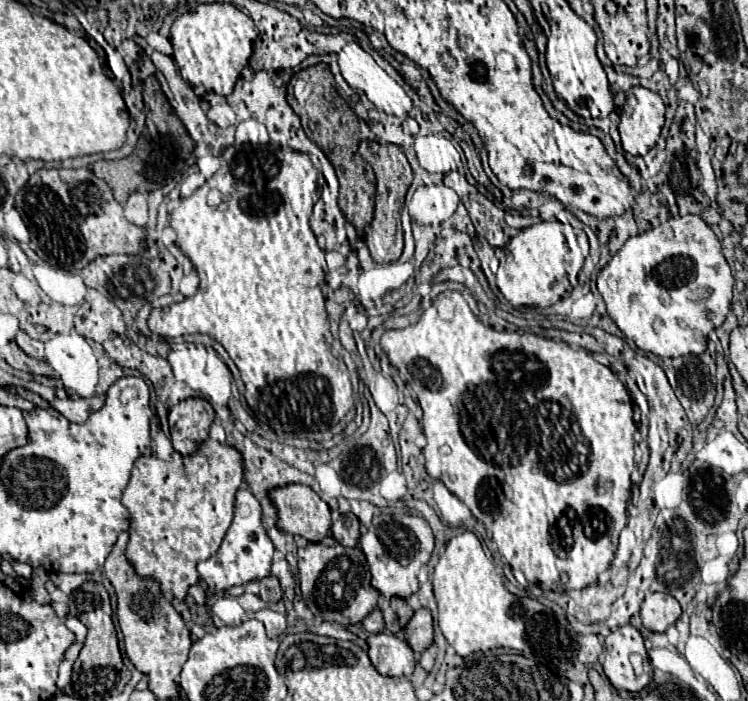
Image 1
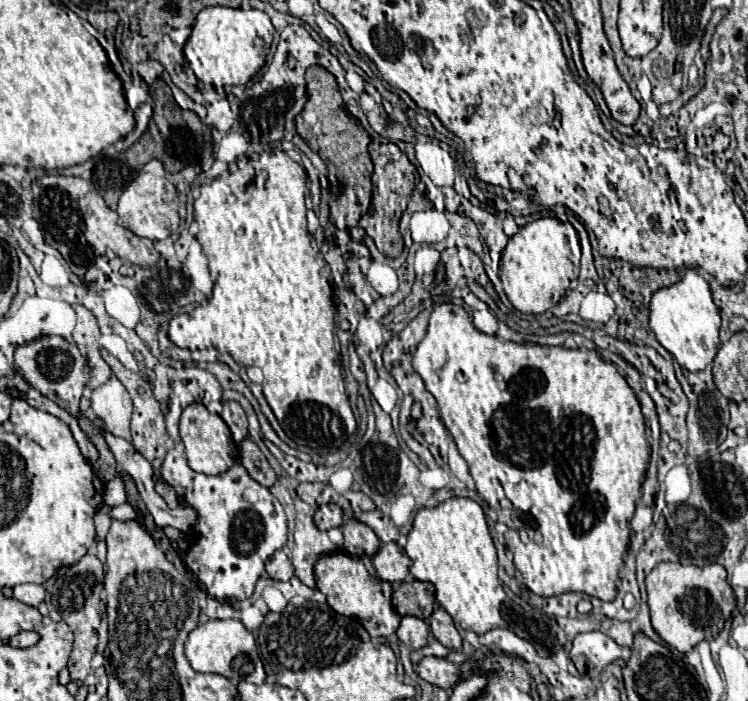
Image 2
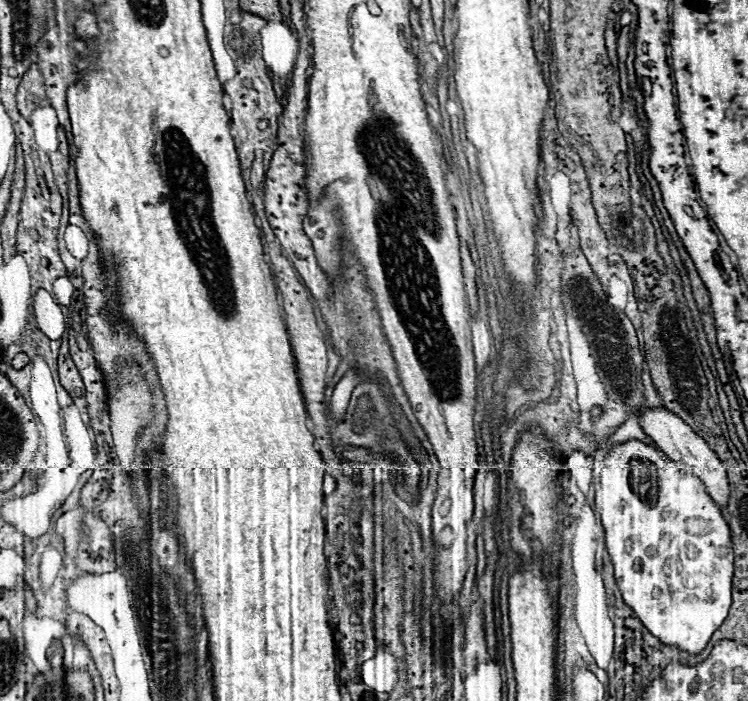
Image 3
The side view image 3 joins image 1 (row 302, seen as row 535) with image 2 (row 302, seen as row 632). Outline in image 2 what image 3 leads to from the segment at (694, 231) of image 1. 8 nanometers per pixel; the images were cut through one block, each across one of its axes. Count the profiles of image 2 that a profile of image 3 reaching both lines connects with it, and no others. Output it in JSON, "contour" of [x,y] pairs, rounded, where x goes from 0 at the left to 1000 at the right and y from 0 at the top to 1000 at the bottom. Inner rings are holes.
{"contour":[[[920,385],[906,405],[880,414],[869,431],[869,468],[874,471],[880,488],[906,514],[909,522],[922,531],[941,528],[963,494],[963,451],[952,431],[947,402],[930,385]]]}

